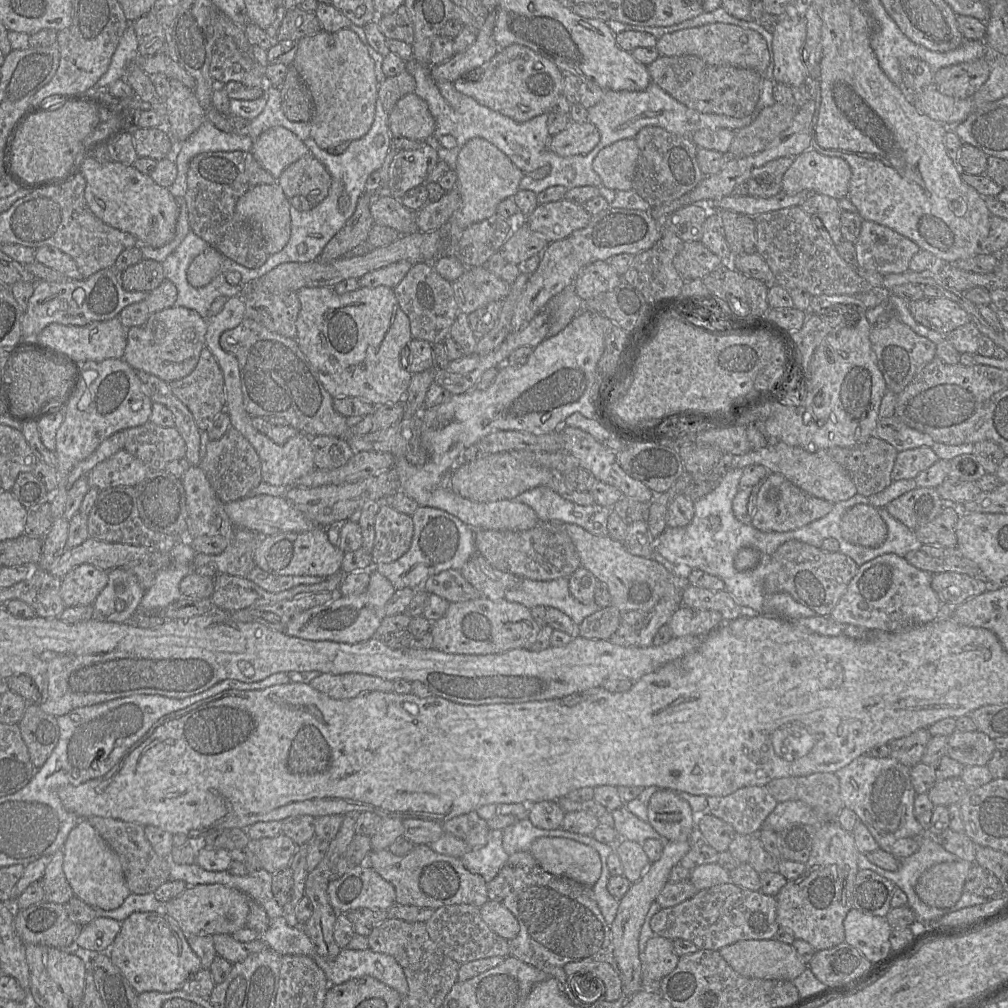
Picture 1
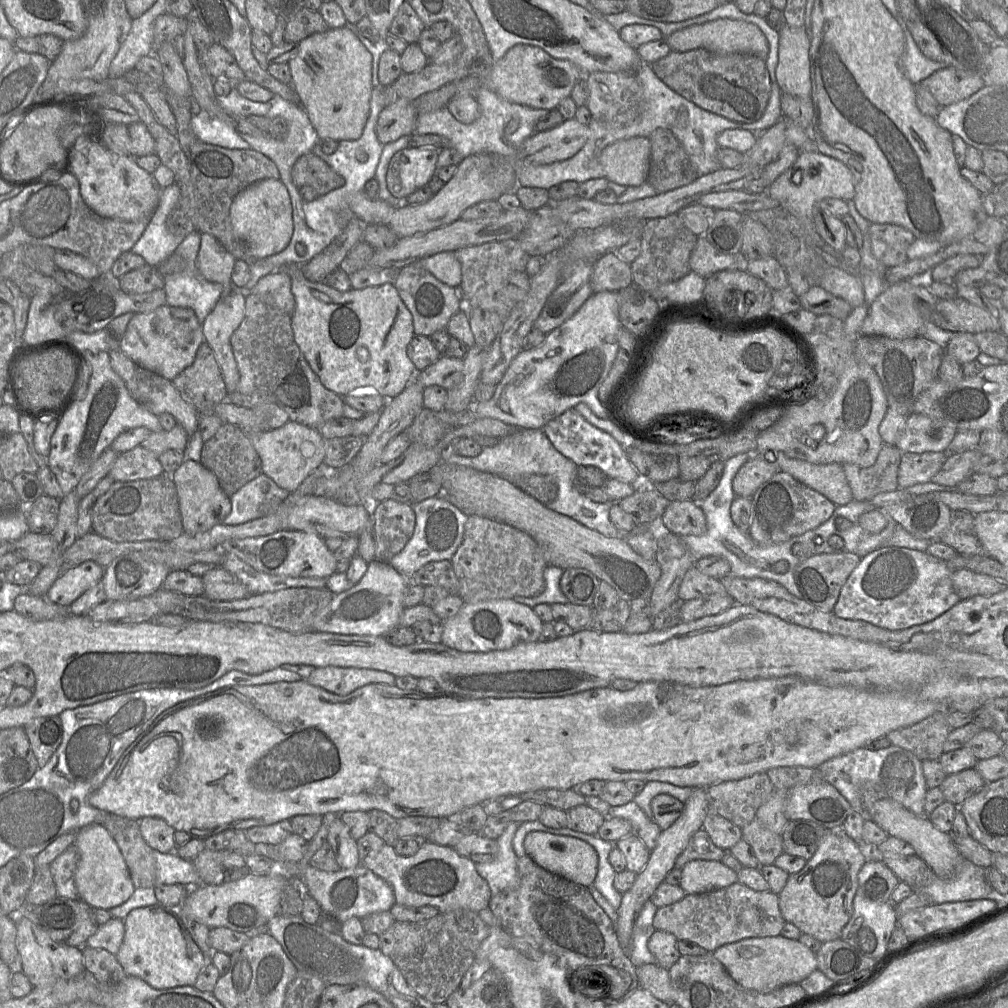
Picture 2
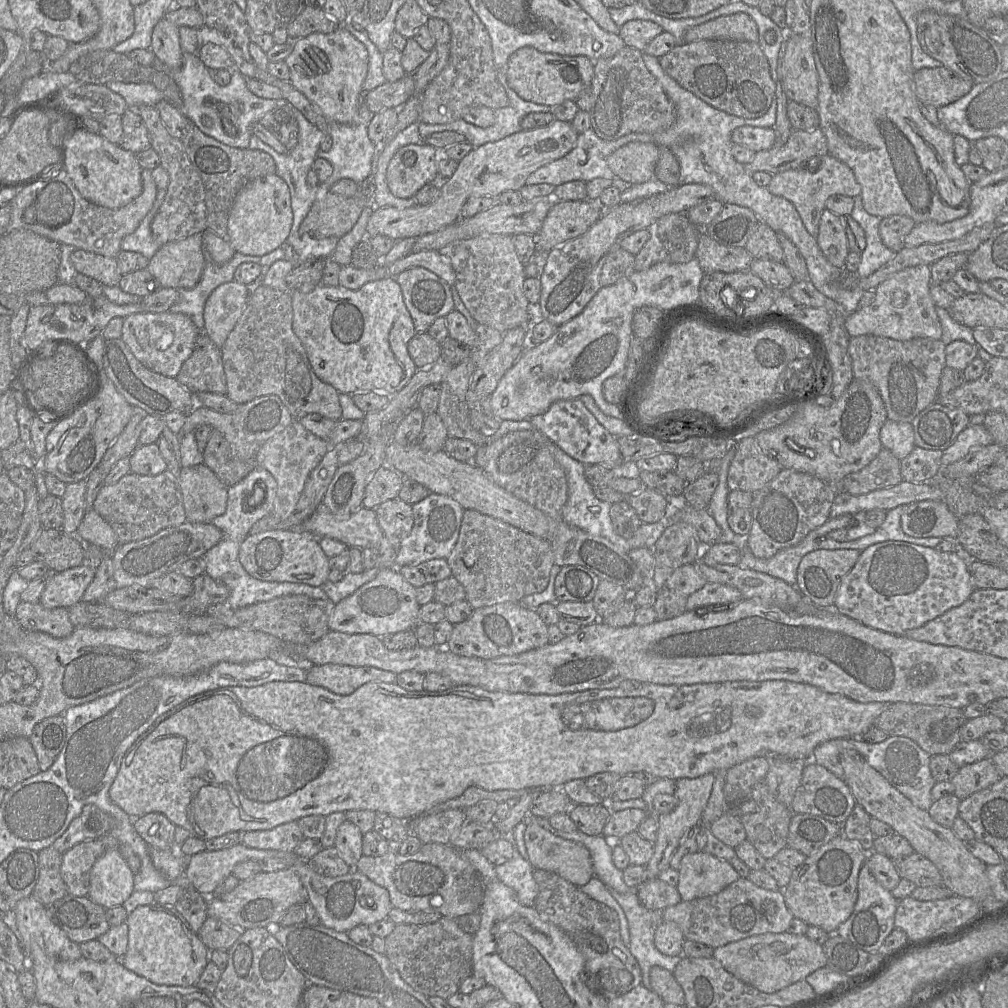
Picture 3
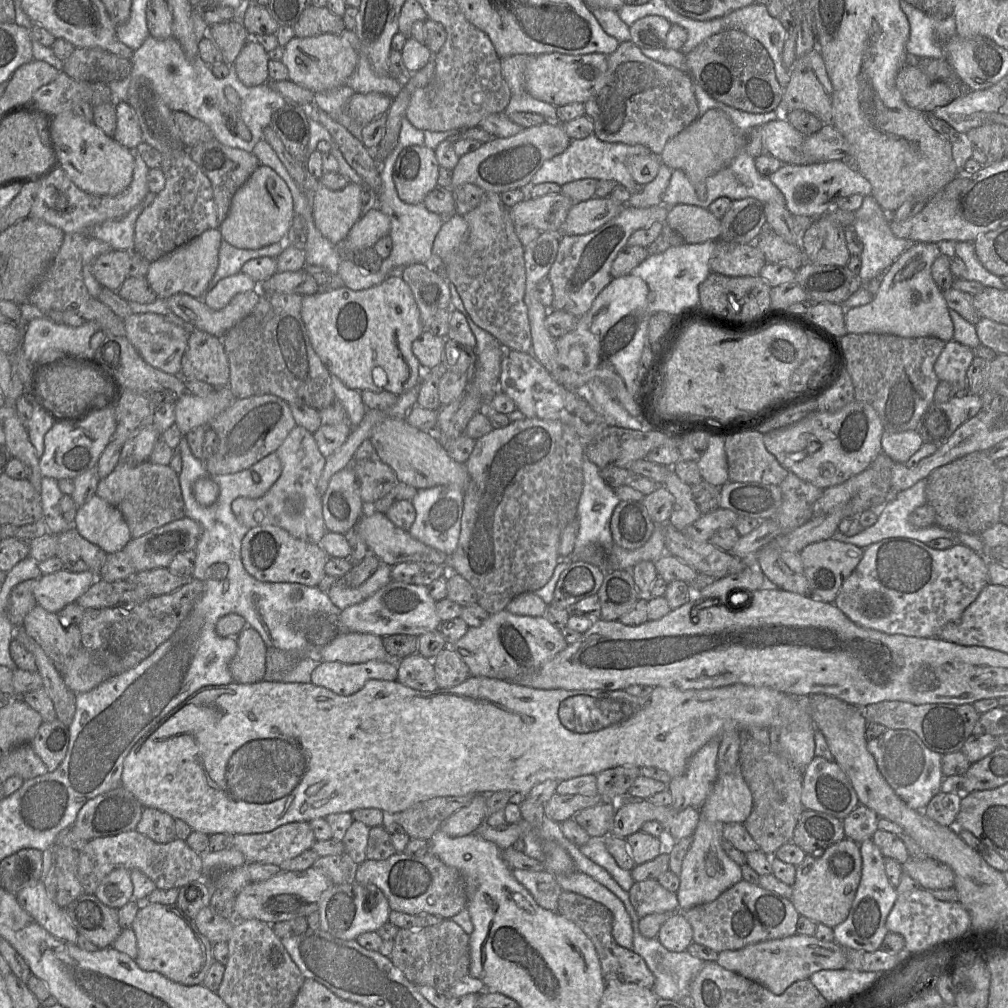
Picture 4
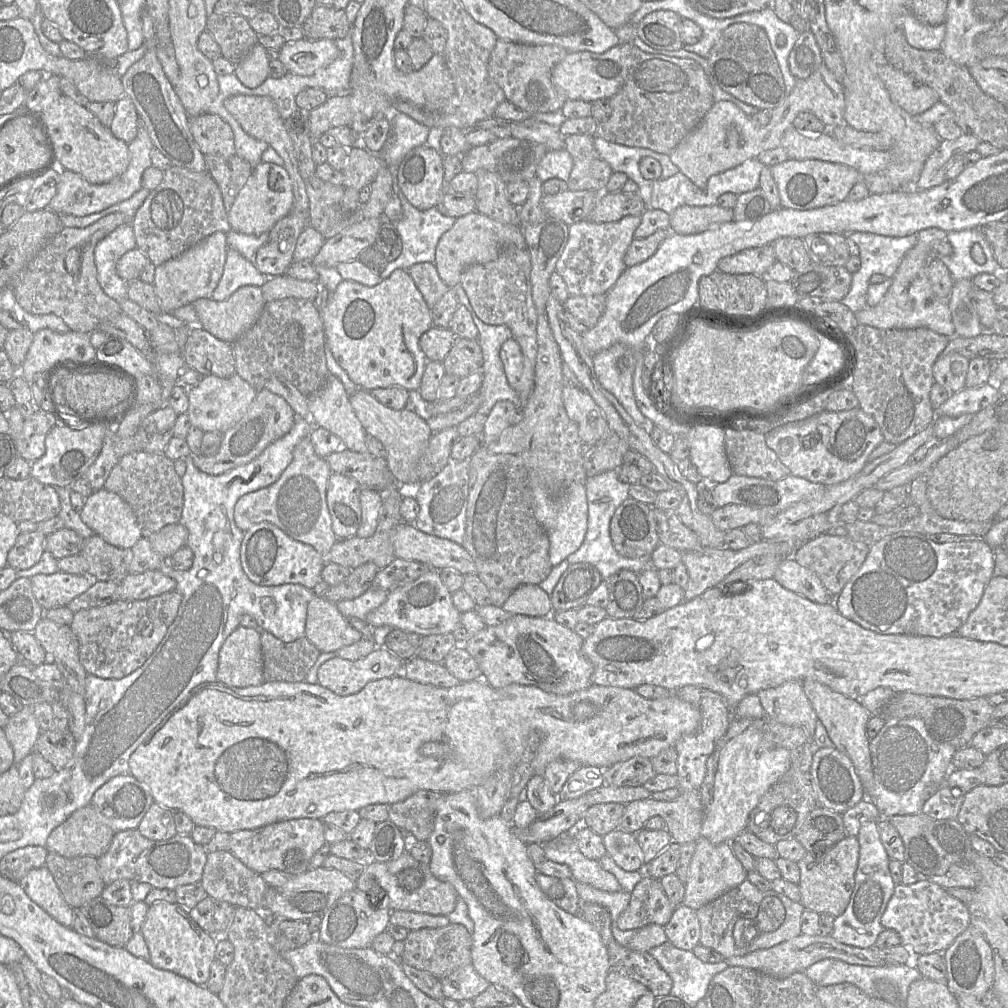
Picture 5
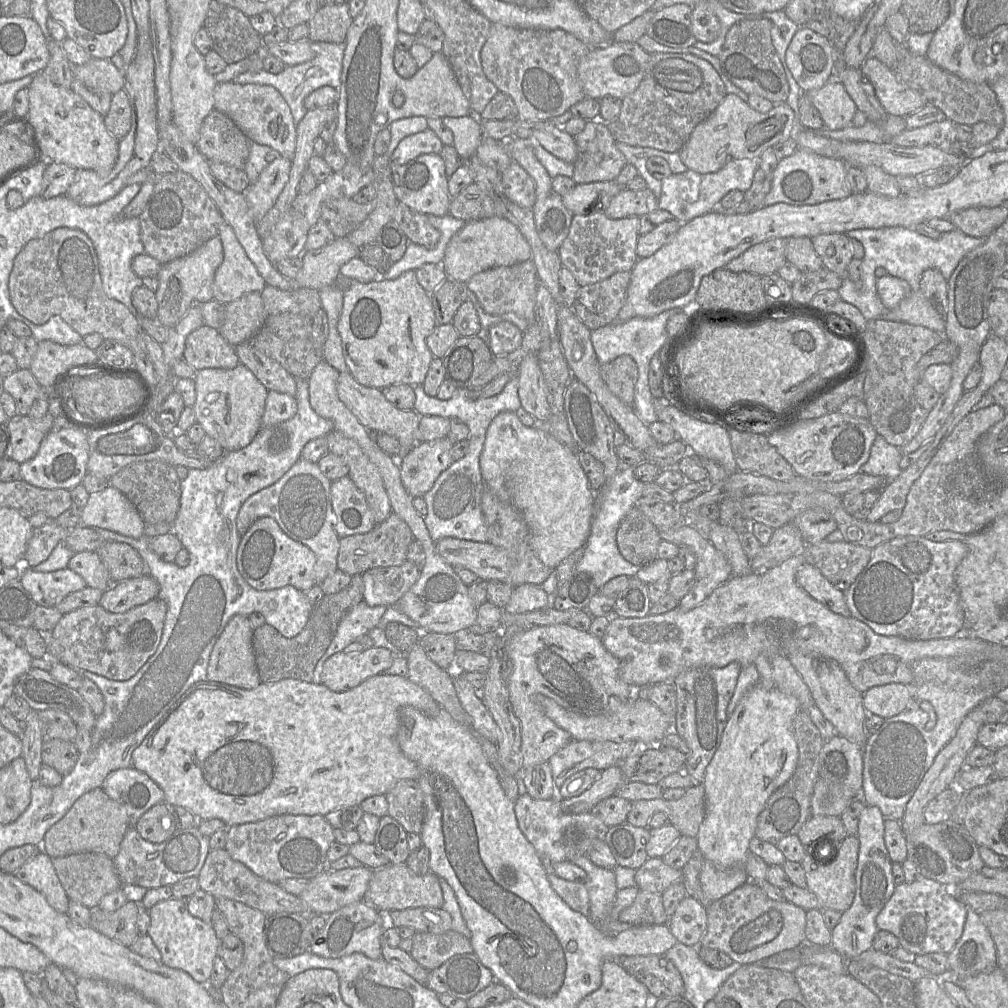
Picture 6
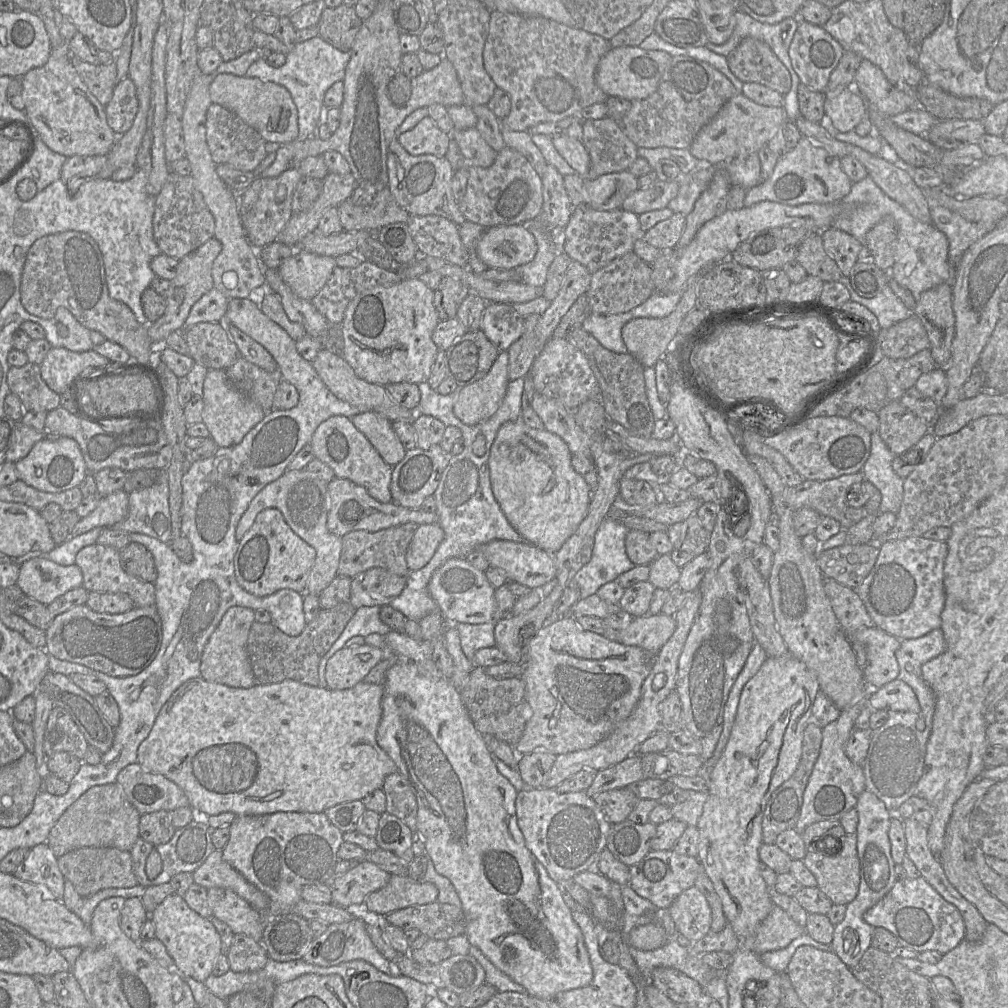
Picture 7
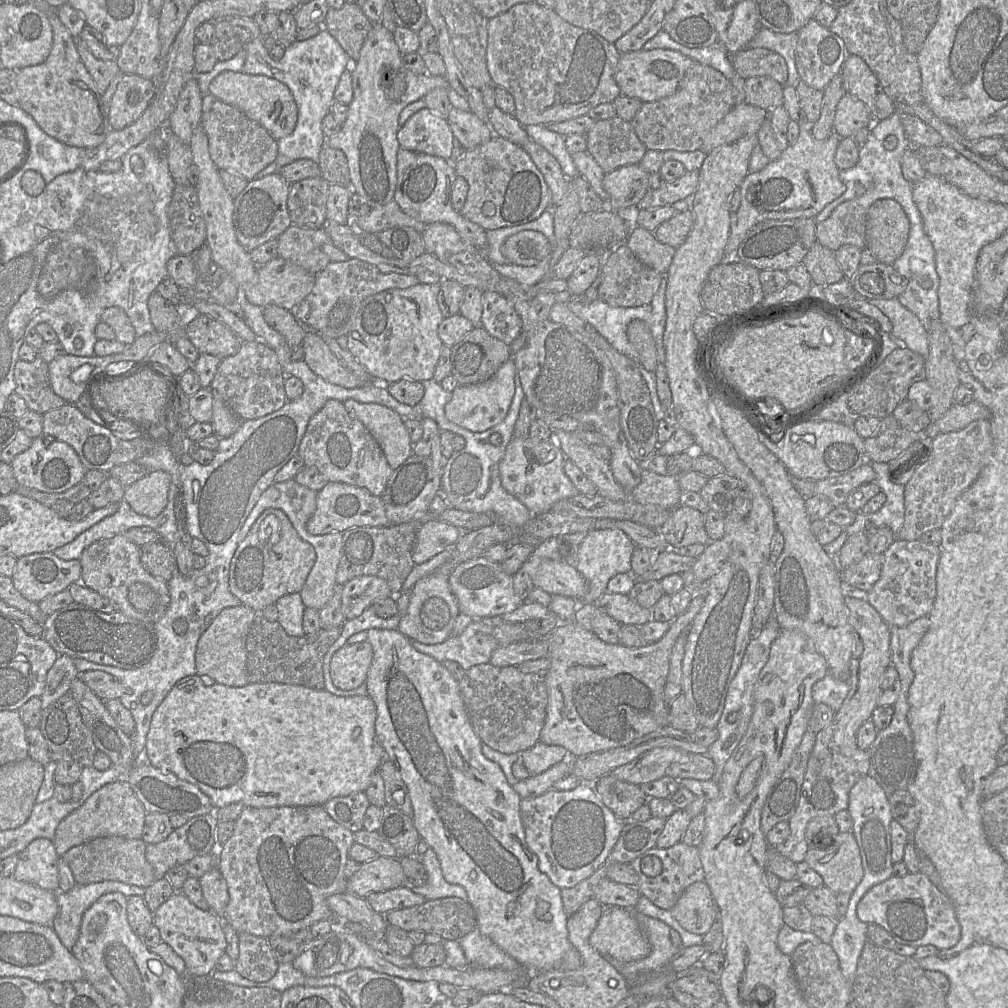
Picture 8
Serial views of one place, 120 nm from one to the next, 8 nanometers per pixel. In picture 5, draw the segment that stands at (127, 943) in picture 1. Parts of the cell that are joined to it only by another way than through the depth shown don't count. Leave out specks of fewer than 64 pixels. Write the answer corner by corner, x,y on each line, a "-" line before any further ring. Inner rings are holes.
153,902
148,907
140,932
150,952
149,961
154,967
172,971
195,984
206,986
211,964
216,959
217,936
204,931
192,919
187,908
178,902

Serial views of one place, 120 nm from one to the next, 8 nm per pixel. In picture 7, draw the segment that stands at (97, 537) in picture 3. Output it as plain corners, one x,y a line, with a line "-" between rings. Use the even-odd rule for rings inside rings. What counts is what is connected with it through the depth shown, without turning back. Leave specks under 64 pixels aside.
123,489
101,497
98,506
79,523
70,533
70,537
79,536
96,527
111,527
124,520
129,509
129,493

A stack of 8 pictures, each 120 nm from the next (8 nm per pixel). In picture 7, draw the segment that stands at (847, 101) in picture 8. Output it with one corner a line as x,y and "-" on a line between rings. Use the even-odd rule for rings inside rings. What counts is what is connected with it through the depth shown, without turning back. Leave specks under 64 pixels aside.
852,86
836,92
823,93
825,93
825,114
839,132
854,130
861,120
868,116
865,98

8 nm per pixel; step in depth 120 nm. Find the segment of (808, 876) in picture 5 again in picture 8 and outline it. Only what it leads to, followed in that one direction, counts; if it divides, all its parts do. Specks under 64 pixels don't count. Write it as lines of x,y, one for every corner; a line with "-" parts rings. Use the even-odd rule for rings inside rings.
840,832
831,838
830,848
809,848
804,862
822,877
824,886
836,895
852,894
864,875
856,838
853,832

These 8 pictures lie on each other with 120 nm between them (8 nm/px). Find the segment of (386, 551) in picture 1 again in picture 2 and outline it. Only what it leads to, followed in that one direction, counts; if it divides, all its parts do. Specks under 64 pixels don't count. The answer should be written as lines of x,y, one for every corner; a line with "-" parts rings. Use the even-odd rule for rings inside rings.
384,500
374,503
372,508
375,560
389,562
413,536
416,525
413,505

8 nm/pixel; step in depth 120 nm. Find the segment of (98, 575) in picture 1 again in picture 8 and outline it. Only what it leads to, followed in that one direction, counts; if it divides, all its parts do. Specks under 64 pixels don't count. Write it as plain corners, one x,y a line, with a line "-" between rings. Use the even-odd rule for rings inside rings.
53,552
33,553
17,559
11,578
26,599
39,603
80,582
81,563
60,559

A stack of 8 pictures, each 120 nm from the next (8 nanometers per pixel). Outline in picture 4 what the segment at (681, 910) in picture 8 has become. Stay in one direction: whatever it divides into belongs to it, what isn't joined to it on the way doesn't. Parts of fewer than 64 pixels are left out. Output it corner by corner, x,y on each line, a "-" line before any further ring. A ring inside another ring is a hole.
675,912
662,924
657,938
669,951
682,952
693,942
693,929
680,912

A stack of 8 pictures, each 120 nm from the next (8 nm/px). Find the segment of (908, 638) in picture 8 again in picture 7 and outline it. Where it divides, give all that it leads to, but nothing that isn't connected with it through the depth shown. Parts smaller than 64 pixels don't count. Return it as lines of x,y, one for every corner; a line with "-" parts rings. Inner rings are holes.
938,628
918,638
901,640
895,652
899,664
897,679
912,688
921,706
921,712
929,713
930,708
935,707
934,693
924,681
921,668
923,664
944,652
945,648
943,632

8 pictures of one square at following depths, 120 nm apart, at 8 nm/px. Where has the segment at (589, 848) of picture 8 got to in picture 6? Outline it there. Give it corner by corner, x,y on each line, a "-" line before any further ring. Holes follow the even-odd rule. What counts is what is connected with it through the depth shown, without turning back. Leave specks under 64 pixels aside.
525,793
515,802
515,816
518,827
540,856
547,857
552,864
573,861
580,856
587,856
592,842
602,837
604,827
591,812
583,814
564,813
558,797
547,800
532,798

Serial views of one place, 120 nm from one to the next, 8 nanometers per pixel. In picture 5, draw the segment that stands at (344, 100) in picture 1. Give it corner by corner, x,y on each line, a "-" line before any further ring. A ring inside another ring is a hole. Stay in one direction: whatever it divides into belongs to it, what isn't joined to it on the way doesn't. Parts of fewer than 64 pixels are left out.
302,38
295,42
285,42
279,49
278,59
291,73
311,75
317,69
332,63
339,56
335,40

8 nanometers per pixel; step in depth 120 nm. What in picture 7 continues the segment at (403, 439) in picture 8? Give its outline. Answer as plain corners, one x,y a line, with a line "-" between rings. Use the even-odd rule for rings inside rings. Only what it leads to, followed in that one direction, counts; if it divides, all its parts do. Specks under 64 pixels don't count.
375,411
356,414
351,420
387,464
393,467
404,458
407,450
395,433
392,421

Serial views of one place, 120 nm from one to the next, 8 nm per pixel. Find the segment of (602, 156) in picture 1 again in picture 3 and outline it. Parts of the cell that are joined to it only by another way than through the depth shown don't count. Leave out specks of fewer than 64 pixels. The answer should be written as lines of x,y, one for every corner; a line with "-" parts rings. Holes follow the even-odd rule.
630,142
607,157
607,164
621,180
632,184
645,183
654,178
659,159
655,143

